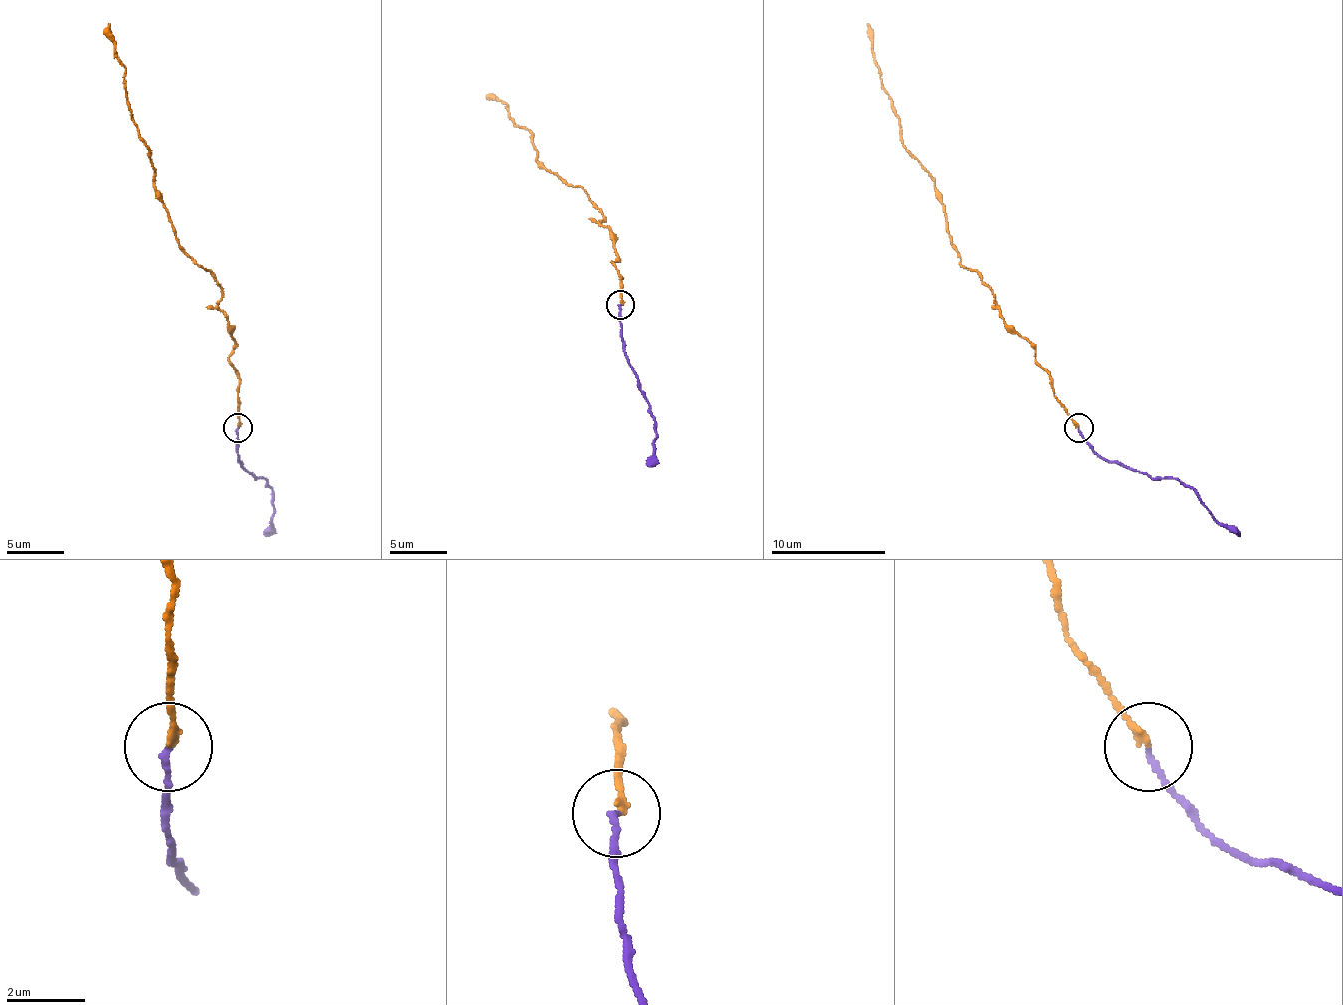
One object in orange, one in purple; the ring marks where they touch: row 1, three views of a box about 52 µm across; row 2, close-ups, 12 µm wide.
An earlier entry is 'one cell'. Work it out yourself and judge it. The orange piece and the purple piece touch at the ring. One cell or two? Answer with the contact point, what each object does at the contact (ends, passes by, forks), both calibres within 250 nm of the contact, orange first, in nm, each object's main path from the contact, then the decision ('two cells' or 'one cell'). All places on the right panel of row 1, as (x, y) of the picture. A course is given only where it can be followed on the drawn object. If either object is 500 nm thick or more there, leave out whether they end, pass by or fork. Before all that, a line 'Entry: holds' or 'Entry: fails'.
Entry: fails
(1078, 428) | orange ends | purple ends | 170/130 nm | orange via (1079, 428), (990, 287), (961, 264), (935, 178), (901, 138), (866, 23) | purple via (1079, 428), (1102, 457), (1151, 477), (1174, 477), (1191, 489), (1211, 515), (1240, 535) | two cells

